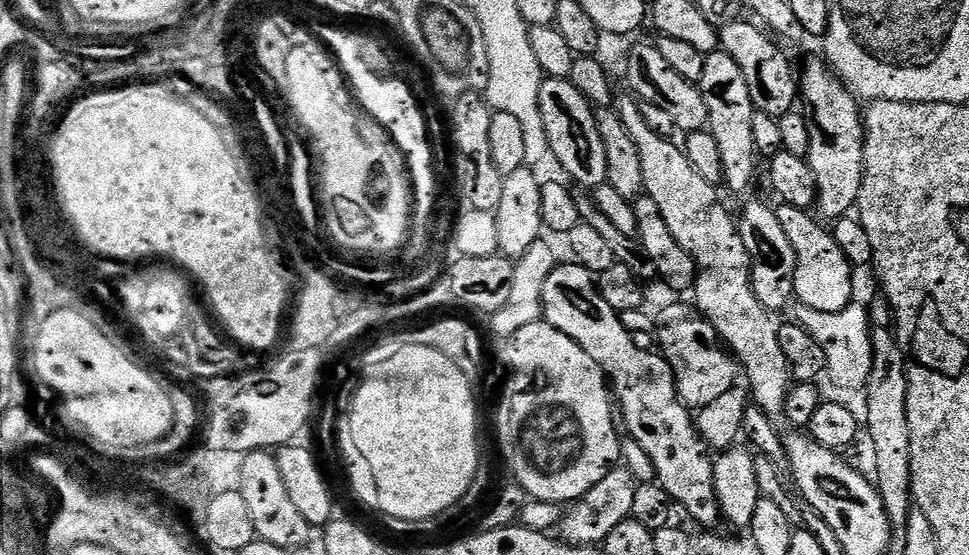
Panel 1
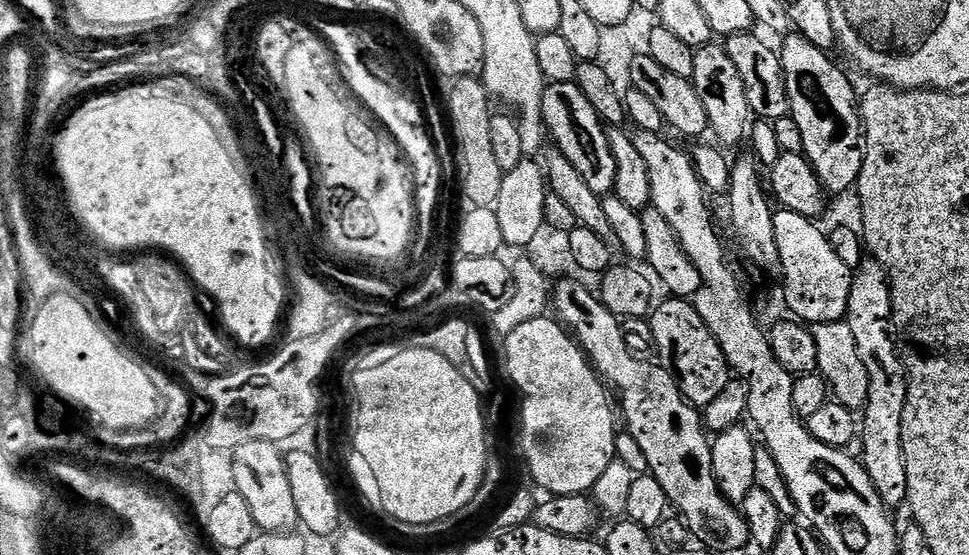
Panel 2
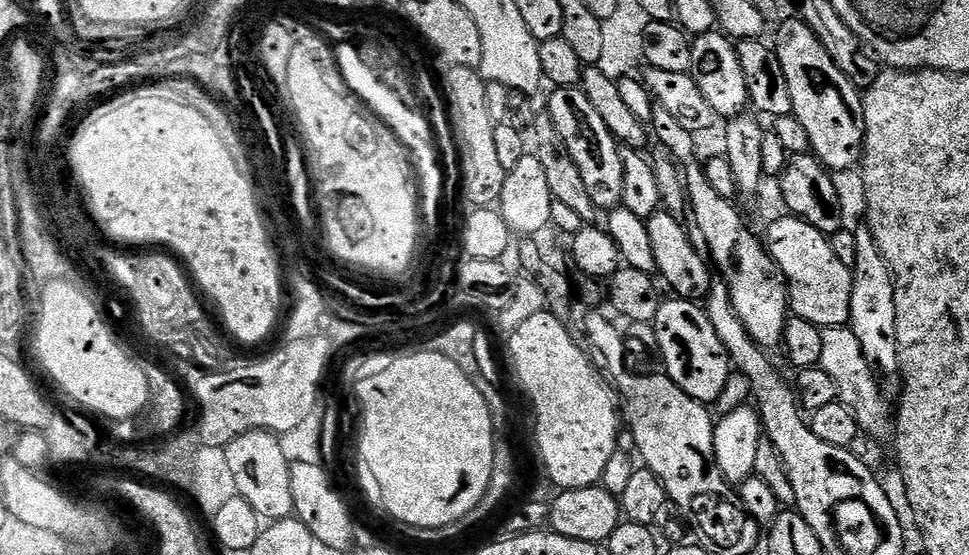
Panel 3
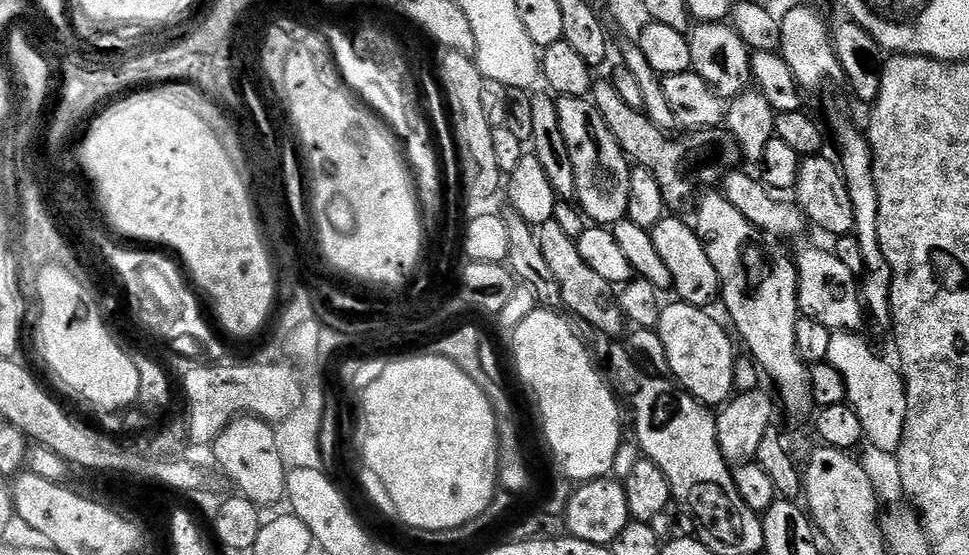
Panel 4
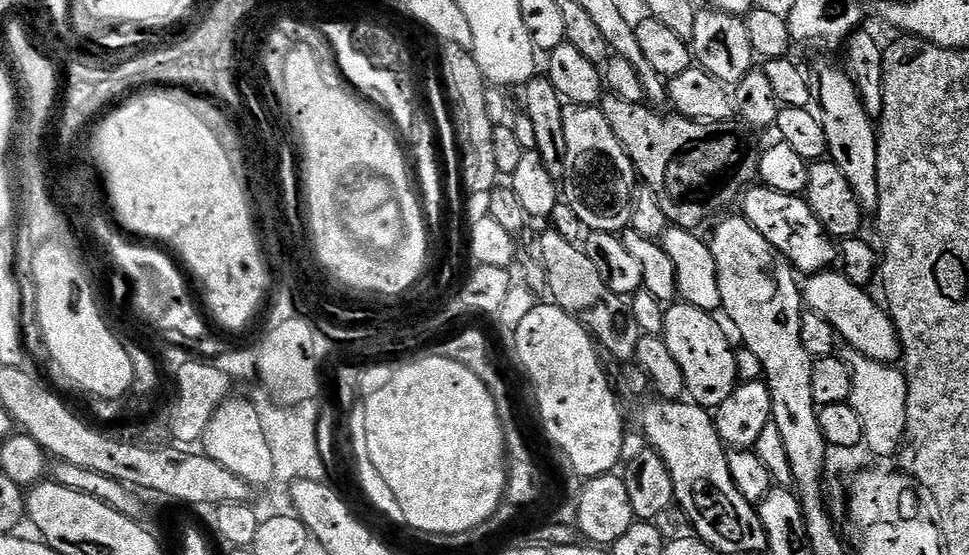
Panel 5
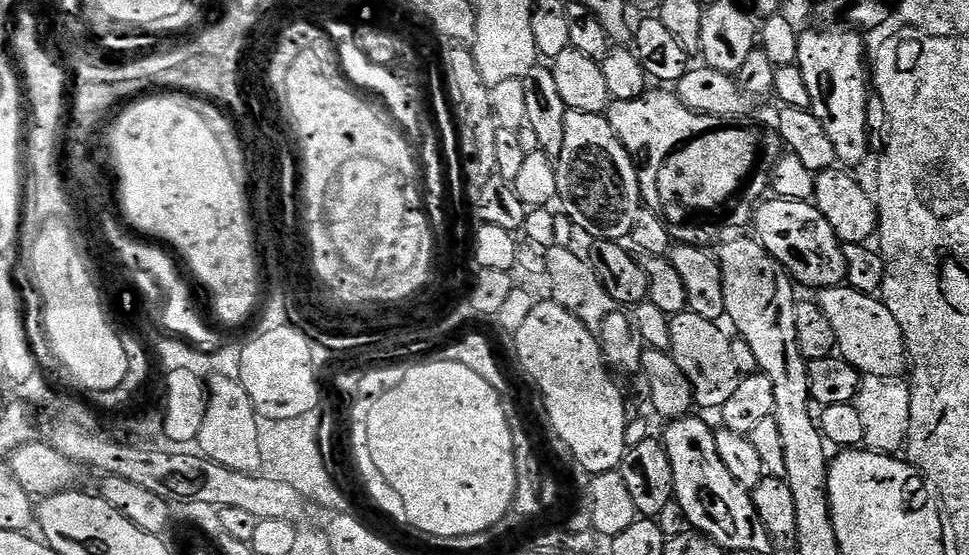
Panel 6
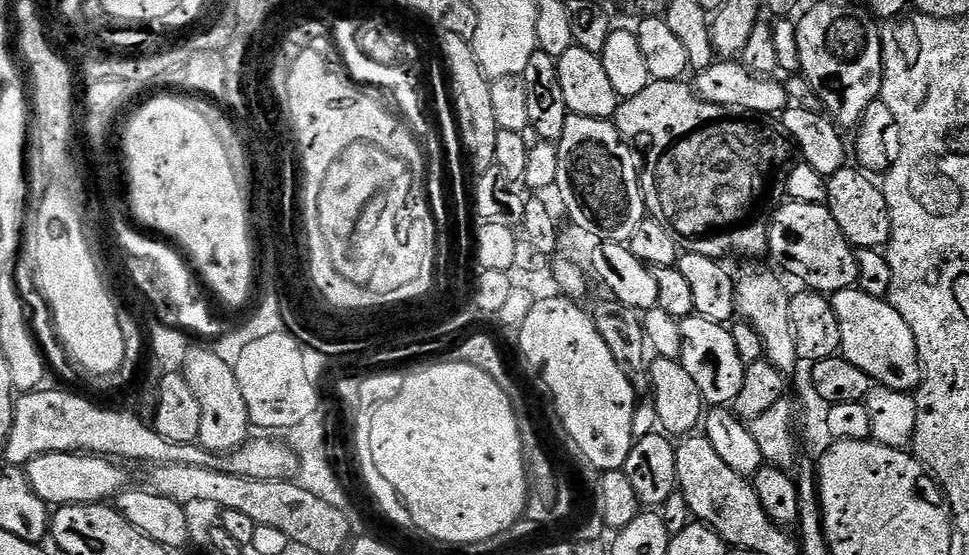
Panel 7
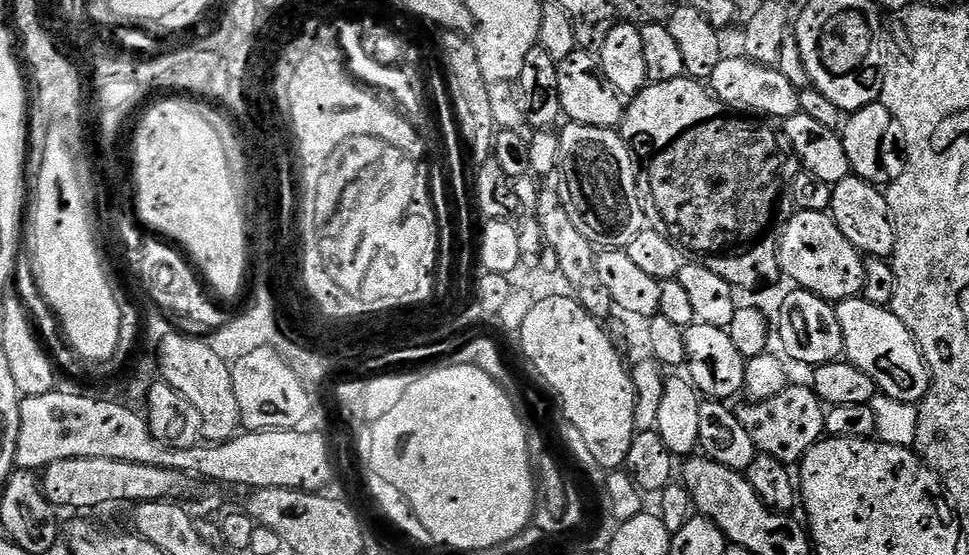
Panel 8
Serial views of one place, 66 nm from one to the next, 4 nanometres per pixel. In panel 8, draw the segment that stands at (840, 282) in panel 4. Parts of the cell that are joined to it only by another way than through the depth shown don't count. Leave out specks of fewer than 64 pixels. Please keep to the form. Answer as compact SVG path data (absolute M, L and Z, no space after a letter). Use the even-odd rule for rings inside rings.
M862 298L841 300L835 309L842 326L844 356L848 363L870 374L883 395L898 398L898 402L919 405L928 393L930 373L920 347L904 323L888 308L879 308Z

